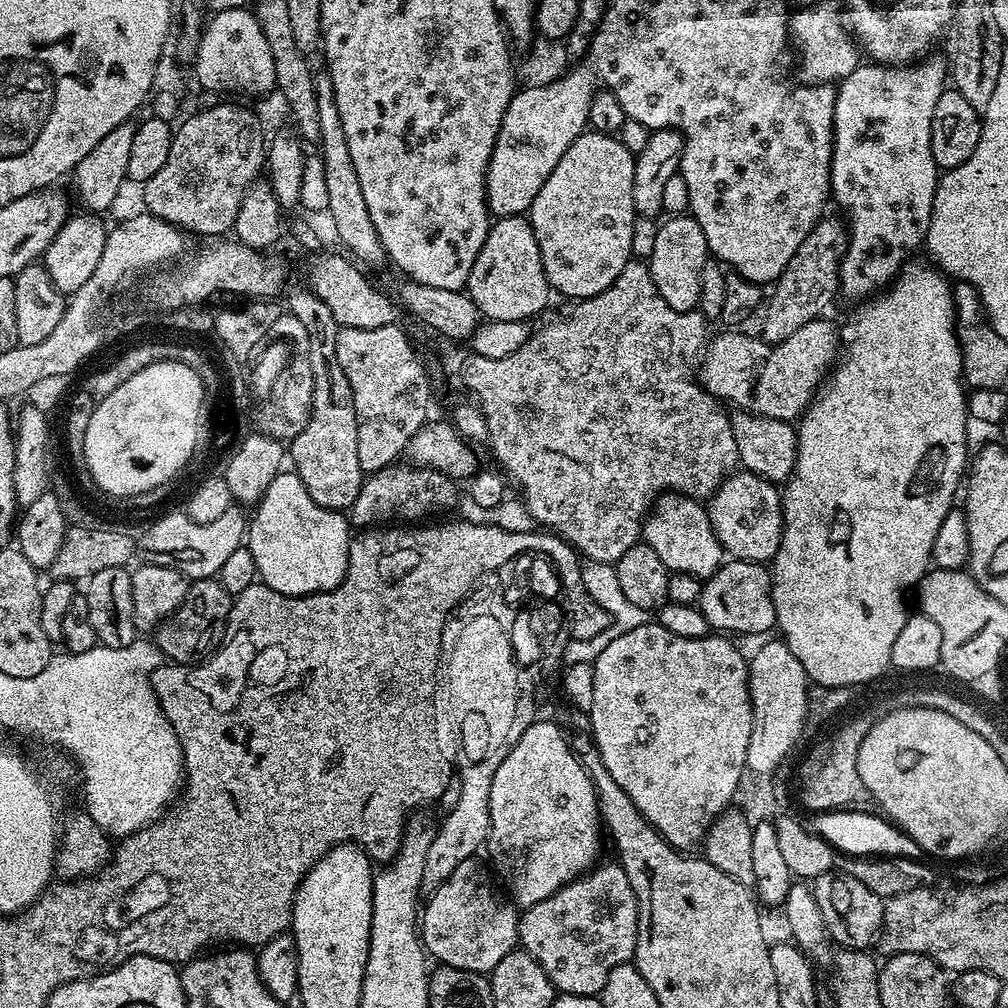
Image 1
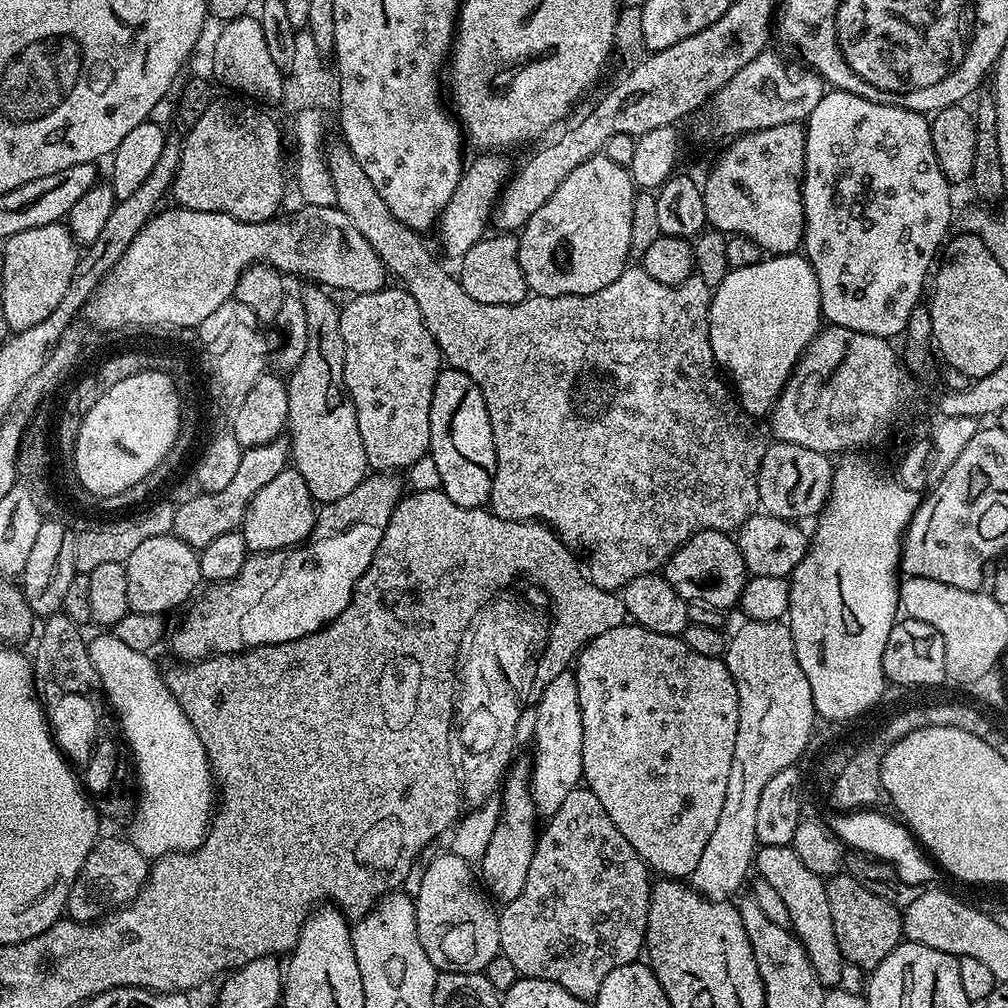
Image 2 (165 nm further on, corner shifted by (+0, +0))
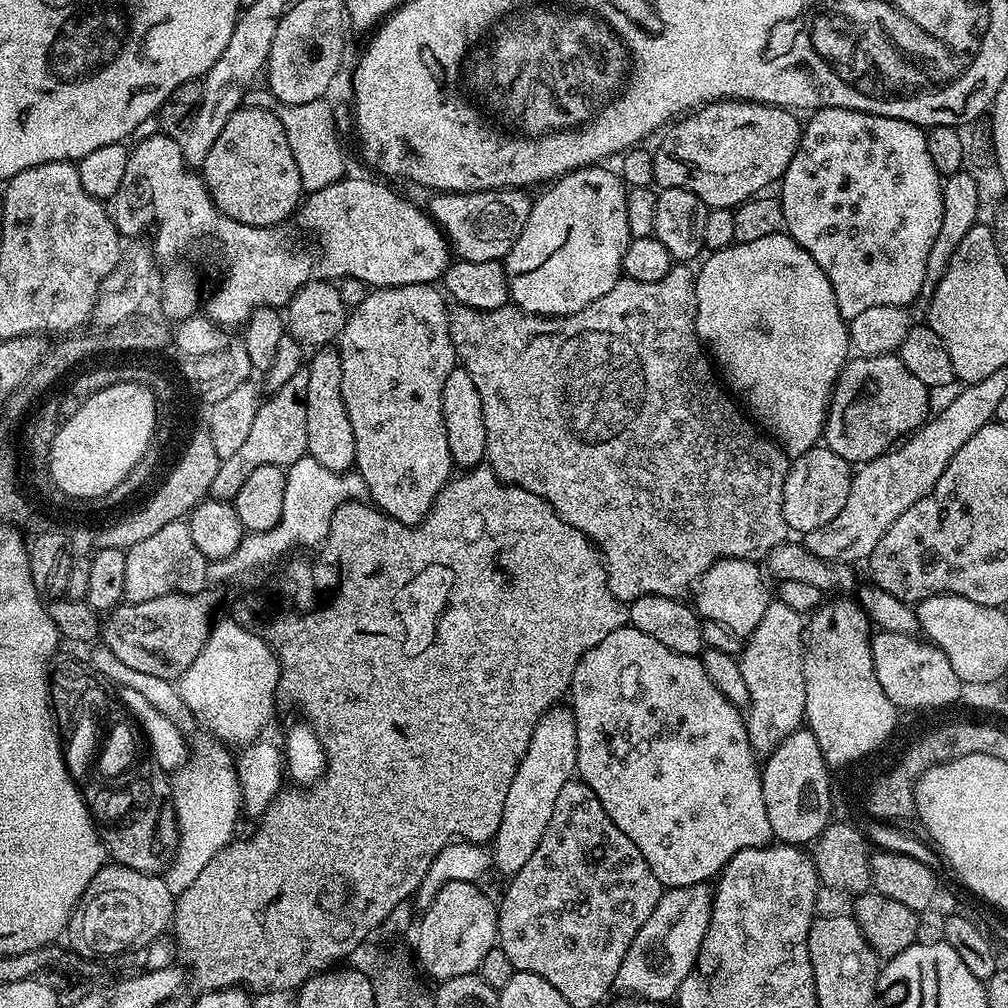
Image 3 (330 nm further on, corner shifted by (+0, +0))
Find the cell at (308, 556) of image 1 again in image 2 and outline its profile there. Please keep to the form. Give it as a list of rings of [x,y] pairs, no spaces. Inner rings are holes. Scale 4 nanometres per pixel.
[[[295,467],[284,468],[282,474],[277,474],[262,486],[262,490],[258,490],[258,494],[254,494],[246,510],[242,531],[249,553],[295,549],[313,533],[316,514],[317,509],[302,474],[298,474]]]

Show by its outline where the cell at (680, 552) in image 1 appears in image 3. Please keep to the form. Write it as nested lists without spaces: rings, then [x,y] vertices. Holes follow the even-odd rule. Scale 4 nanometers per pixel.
[[[719,560],[696,581],[694,607],[704,620],[722,622],[722,626],[730,626],[734,634],[747,638],[758,626],[758,622],[762,622],[762,614],[766,614],[766,606],[770,603],[770,596],[764,593],[764,580],[766,581],[765,573],[755,560]]]

